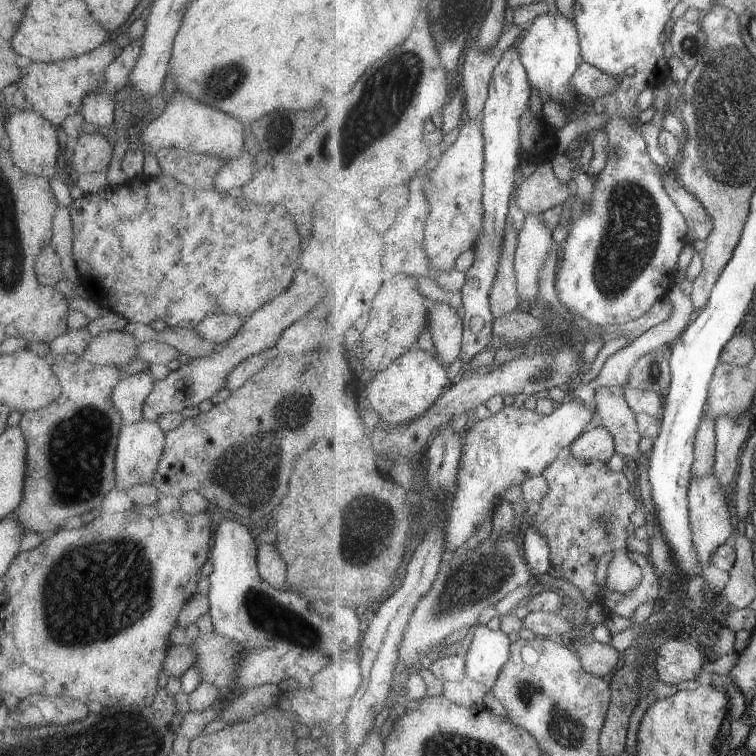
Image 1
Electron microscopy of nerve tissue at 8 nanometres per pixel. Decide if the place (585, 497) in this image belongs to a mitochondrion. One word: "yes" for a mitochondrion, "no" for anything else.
yes

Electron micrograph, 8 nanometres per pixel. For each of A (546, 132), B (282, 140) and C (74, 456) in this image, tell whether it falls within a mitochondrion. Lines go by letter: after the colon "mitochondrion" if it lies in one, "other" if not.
A: other
B: other
C: mitochondrion

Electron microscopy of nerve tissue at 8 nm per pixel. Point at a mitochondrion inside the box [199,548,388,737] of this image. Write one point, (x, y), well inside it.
(265, 615)

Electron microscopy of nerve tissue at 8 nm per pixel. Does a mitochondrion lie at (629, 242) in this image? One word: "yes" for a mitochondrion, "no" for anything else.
yes

